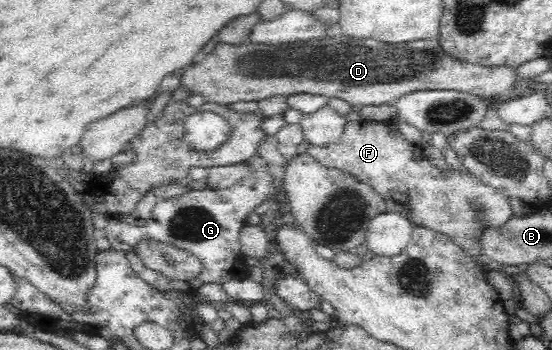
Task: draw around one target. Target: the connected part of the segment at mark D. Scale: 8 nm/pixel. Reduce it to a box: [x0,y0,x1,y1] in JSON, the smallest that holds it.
[179,34,518,106]

